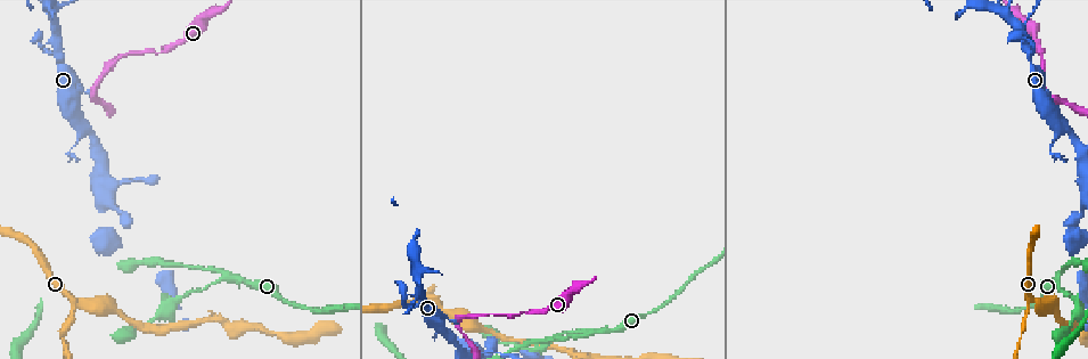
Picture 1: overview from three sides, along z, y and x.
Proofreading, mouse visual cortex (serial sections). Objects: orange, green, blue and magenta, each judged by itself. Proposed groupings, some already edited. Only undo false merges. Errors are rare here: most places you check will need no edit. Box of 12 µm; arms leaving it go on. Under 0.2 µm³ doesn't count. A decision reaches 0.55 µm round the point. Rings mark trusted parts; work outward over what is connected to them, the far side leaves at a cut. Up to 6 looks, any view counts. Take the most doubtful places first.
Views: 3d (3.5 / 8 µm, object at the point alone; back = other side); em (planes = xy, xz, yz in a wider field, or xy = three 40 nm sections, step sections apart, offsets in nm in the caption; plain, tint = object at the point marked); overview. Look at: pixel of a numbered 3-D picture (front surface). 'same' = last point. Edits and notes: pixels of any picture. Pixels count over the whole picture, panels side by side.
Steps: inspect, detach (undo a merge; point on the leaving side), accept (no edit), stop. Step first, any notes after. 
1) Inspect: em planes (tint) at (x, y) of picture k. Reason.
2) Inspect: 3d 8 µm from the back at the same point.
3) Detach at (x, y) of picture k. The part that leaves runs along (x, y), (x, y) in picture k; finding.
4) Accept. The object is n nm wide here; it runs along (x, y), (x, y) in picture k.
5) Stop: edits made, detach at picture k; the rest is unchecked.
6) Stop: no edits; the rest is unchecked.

Inspect: 3d 3.5 µm at (227, 277) of picture 1. Three arms meet.

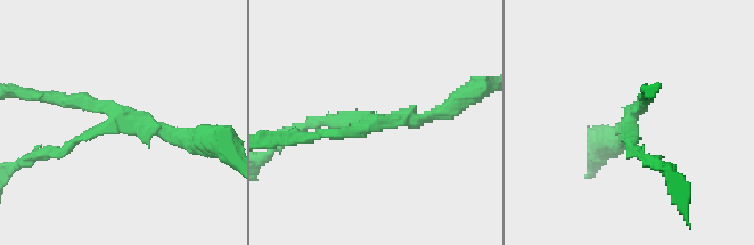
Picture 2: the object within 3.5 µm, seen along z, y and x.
Inspect: em xy step 2 (tint) at (374, 123) of picture 2. 3 arms meet here; the arms are 150, 150, 150 nm wide.

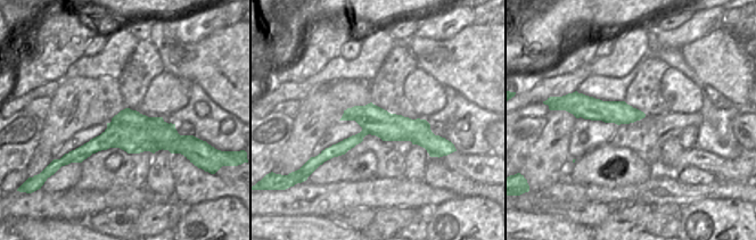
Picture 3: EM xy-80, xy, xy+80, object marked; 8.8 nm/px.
Inspect: em xy step 5 (tint) at the same point.

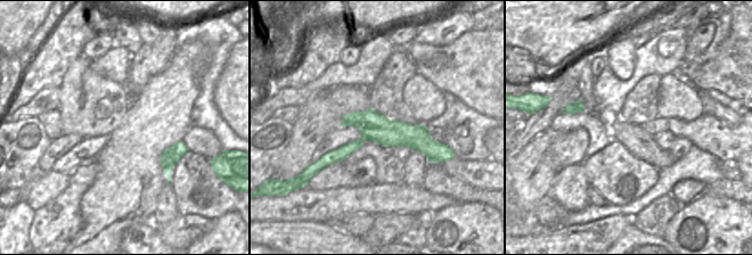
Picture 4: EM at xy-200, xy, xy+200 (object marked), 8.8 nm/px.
Detach at (328, 121) of picture 2. A border runs along (361, 134), (368, 139) in picture 4; a second cell is stuck on.

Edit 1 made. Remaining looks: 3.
Inspect: overview. Redraw.

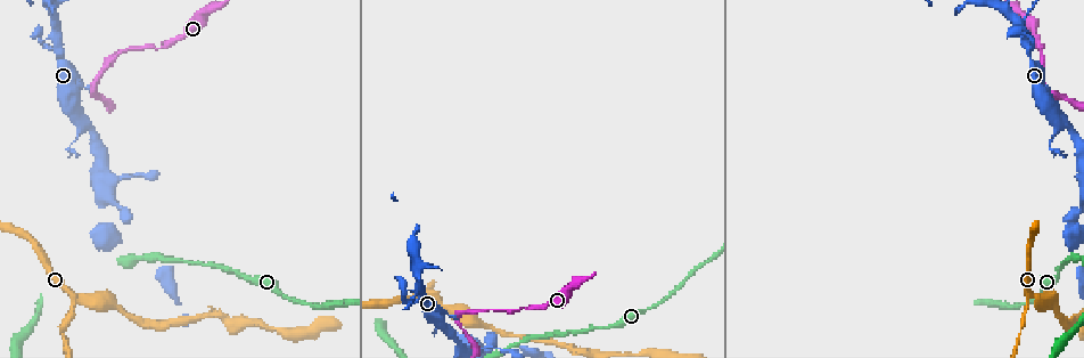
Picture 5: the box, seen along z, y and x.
Inspect: 3d 3.5 µm at (79, 297) of picture 5. Thick turns thin.

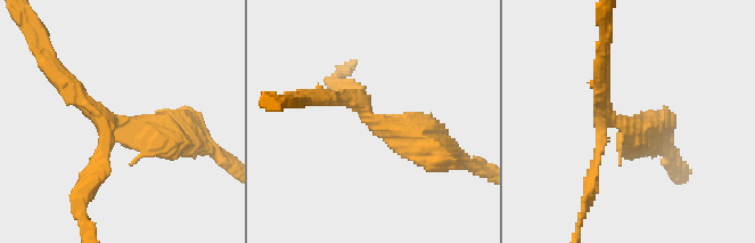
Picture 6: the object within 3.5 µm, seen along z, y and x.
Inspect: em xy step 3 (tint) at (117, 122) of picture 6. Need the tissue.

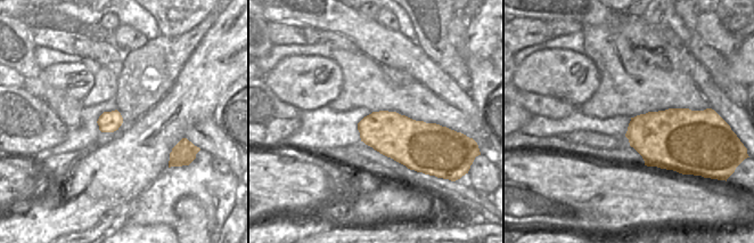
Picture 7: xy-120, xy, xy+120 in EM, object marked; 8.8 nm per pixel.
Accept. It runs along (320, 95), (443, 151) in picture 6; continuous, no second cell.

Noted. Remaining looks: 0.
Stop: edits made, detach at picture 2; the rest is unchecked.

